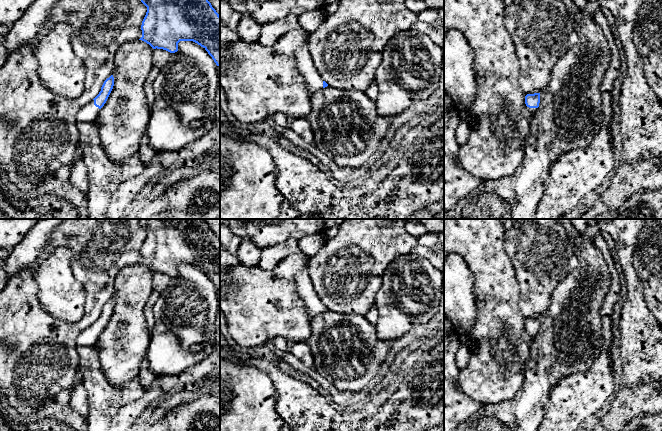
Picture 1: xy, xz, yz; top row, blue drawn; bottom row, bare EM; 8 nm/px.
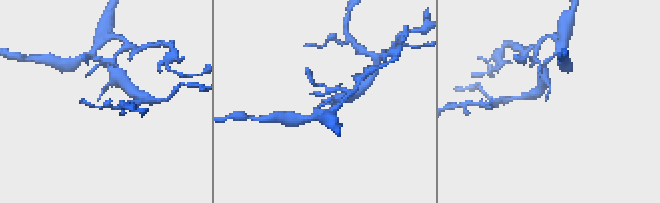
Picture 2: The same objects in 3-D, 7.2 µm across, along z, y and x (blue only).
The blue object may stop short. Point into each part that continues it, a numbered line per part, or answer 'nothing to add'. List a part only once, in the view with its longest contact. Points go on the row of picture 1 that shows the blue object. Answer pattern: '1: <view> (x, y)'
1: xy (89, 112)

